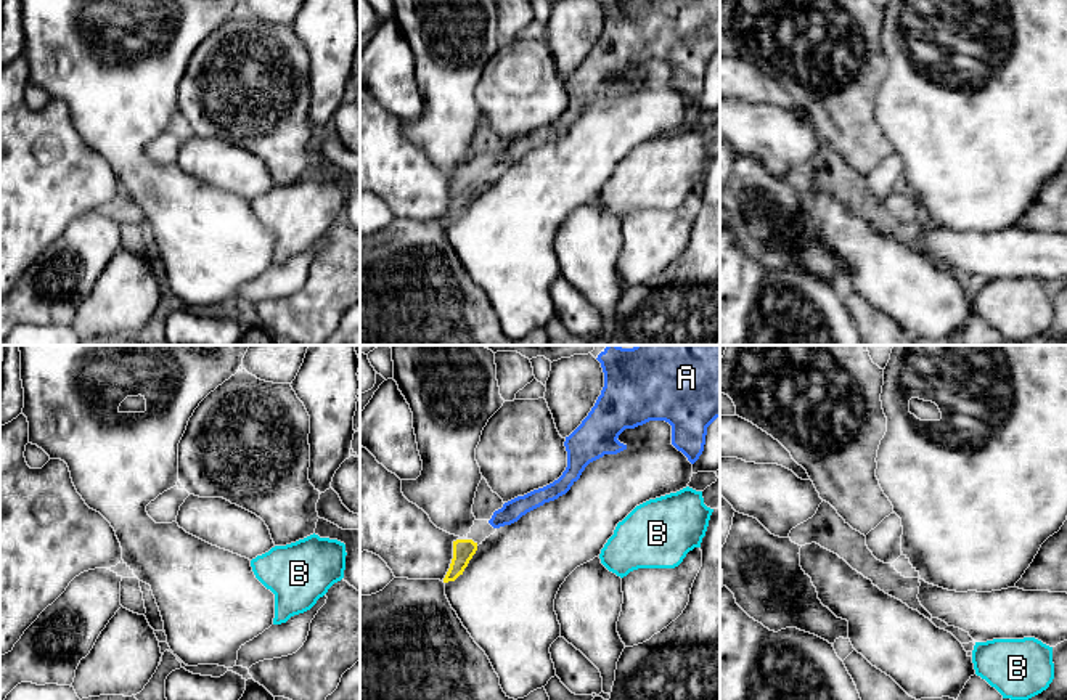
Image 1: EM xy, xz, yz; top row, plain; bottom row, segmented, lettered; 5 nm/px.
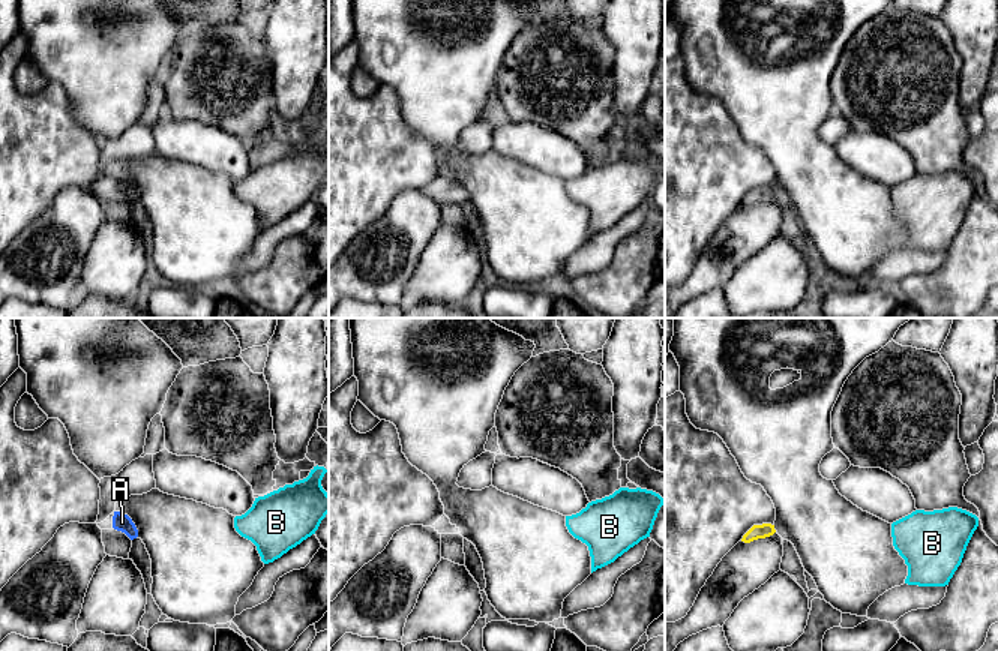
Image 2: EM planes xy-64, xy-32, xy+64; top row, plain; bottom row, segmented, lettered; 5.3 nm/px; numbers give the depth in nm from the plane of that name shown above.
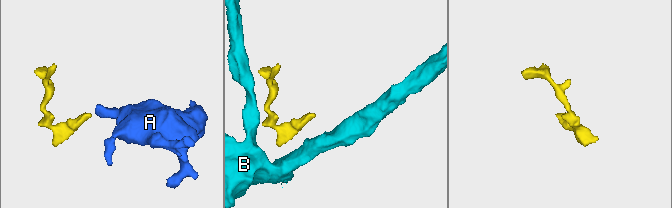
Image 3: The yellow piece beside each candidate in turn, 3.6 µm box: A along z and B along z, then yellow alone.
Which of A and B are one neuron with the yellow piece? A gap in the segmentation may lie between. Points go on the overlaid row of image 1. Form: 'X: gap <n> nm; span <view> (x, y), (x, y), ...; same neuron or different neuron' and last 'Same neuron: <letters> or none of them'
A: gap 120 nm; span xz (476, 543), (492, 525); same neuron
B: gap 600 nm; span xz (476, 549), (600, 554); different neuron
Same neuron: A

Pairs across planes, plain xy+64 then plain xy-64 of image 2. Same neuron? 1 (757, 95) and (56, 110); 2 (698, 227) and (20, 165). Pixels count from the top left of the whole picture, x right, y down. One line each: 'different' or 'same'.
1: different
2: same

